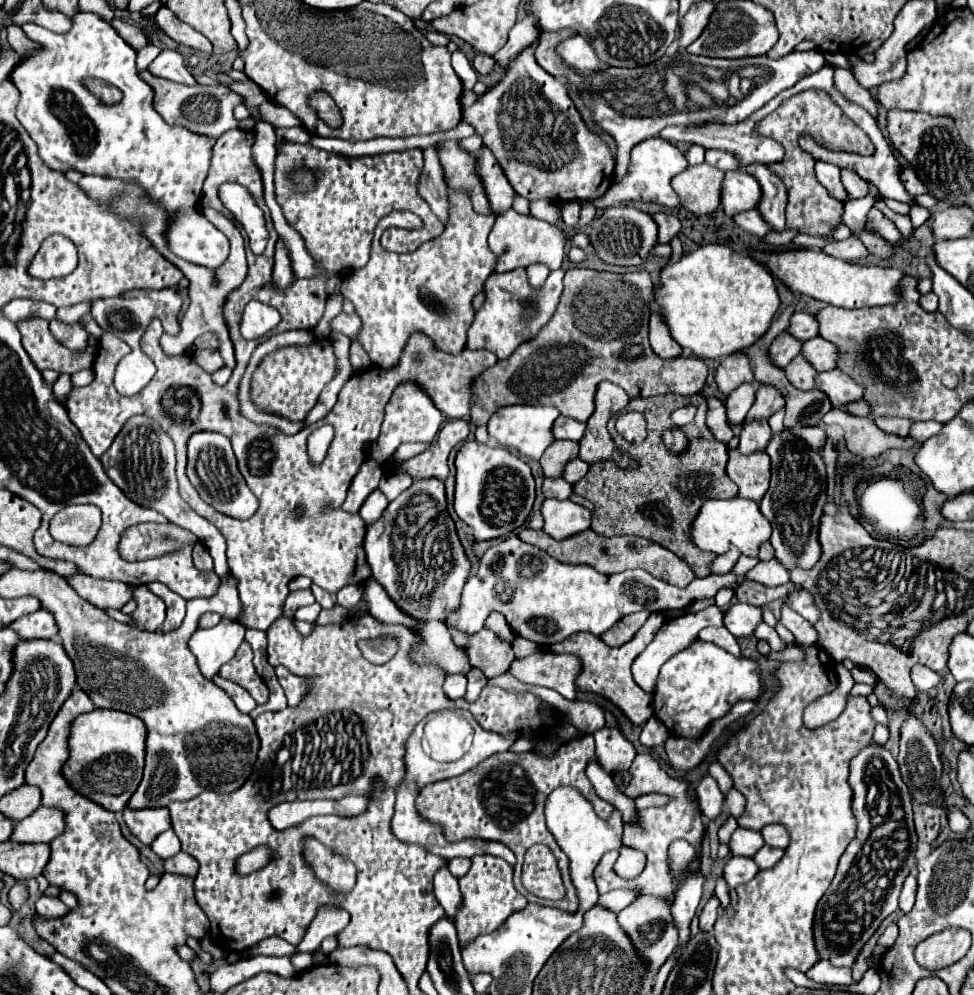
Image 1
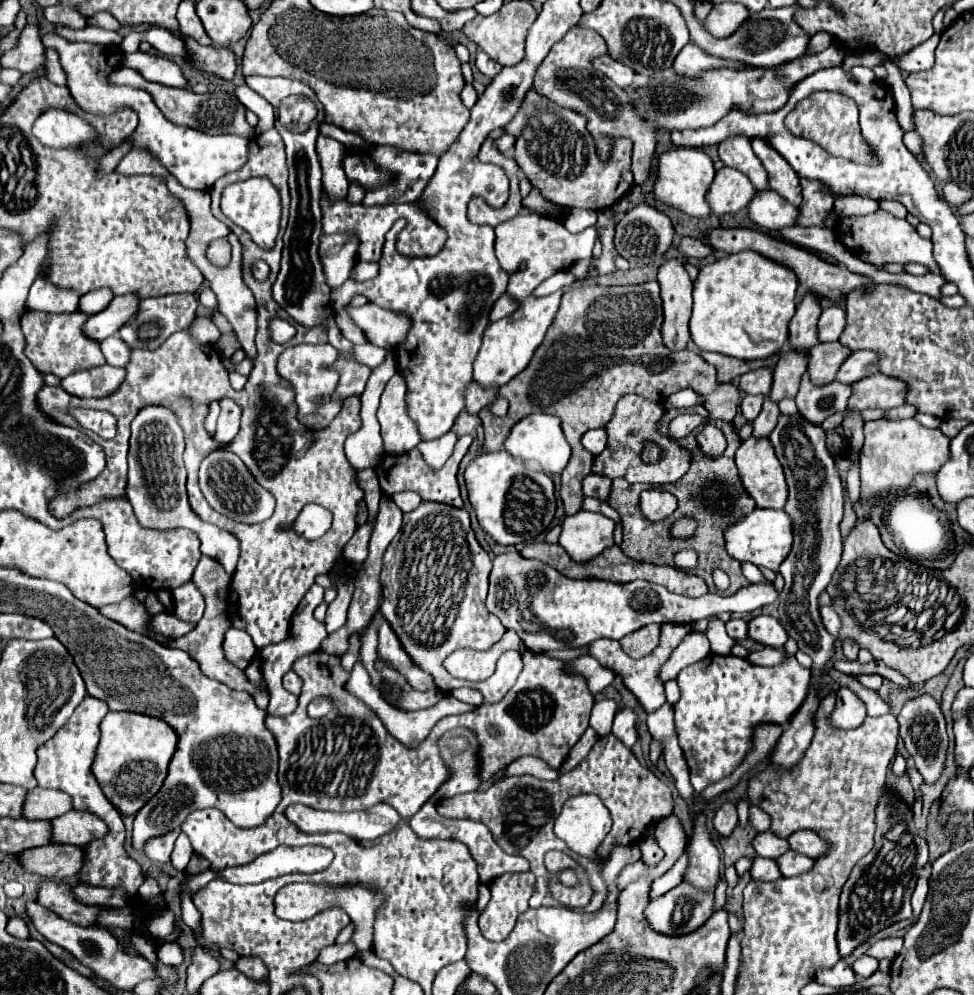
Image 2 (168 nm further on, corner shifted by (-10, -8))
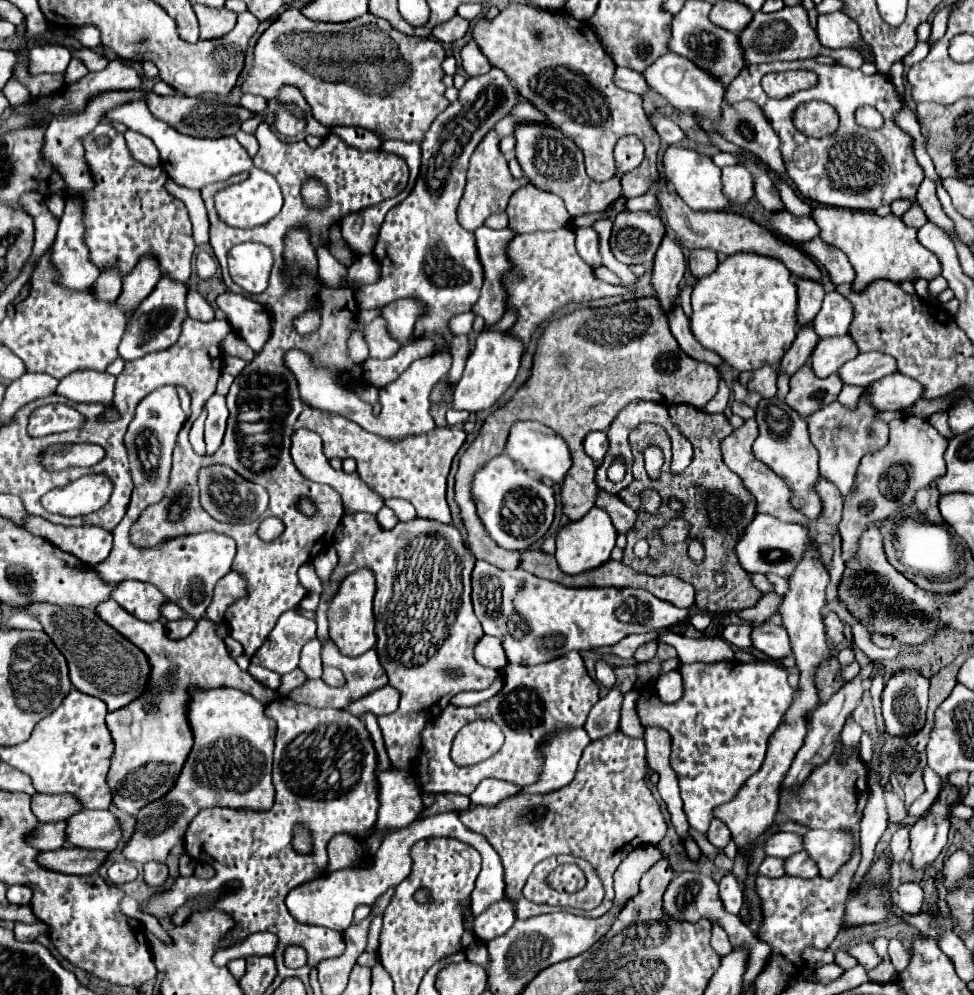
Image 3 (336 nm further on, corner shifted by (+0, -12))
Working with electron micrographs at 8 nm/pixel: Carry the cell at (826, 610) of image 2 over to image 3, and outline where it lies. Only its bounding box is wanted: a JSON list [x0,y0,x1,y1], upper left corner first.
[824,612,846,644]

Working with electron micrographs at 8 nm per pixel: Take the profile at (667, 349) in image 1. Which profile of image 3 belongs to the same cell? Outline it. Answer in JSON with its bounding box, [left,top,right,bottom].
[652,234,686,310]

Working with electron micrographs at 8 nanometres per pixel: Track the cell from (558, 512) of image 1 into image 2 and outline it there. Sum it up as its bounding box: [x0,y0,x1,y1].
[560,512,614,560]

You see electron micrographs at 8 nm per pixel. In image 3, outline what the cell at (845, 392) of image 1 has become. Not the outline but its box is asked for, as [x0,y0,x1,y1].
[868,374,922,412]

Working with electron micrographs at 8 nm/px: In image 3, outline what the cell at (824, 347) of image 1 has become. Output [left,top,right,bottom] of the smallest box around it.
[838,352,898,388]

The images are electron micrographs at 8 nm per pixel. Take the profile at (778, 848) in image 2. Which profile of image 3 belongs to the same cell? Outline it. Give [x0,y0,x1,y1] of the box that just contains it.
[764,832,804,858]

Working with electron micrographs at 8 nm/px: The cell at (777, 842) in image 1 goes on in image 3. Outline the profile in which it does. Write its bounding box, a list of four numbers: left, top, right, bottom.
[804,830,856,878]

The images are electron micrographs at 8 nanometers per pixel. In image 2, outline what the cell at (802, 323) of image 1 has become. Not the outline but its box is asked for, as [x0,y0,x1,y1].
[818,304,846,342]

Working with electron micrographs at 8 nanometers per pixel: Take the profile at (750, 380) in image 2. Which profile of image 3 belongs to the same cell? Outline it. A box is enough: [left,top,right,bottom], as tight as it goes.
[740,366,778,398]

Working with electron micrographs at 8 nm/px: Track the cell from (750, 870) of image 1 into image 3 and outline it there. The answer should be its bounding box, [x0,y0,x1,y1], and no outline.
[760,858,784,878]

